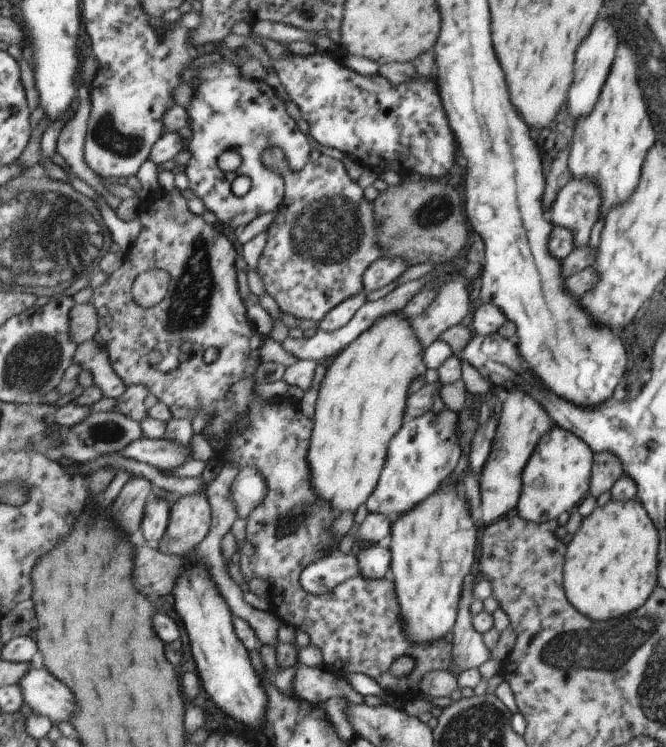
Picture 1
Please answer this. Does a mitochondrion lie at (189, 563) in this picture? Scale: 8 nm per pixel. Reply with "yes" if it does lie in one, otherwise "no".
no

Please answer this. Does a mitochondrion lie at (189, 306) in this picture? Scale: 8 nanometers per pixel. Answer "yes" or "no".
yes

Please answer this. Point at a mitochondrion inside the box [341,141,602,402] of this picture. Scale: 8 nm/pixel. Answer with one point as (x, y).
(437, 209)

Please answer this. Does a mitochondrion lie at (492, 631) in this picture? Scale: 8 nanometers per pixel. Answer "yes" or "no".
no

